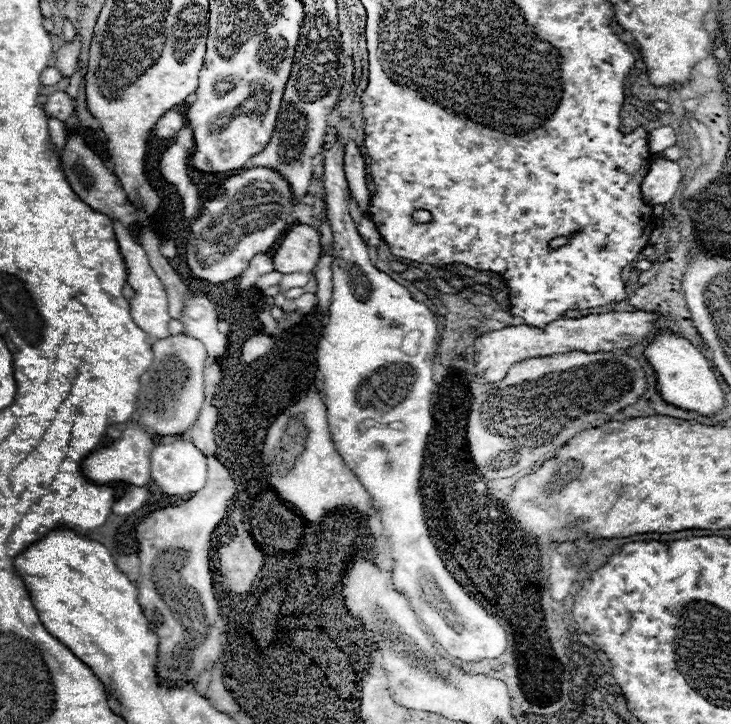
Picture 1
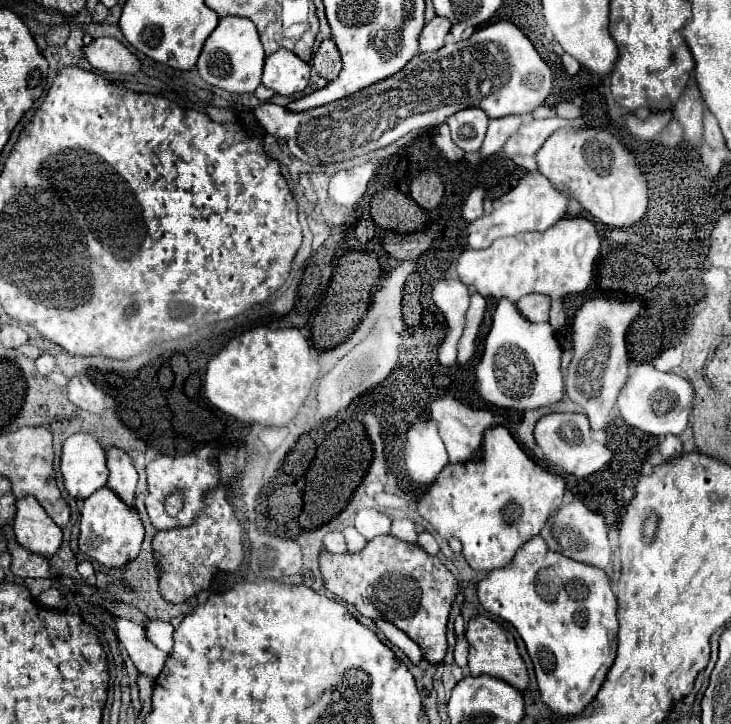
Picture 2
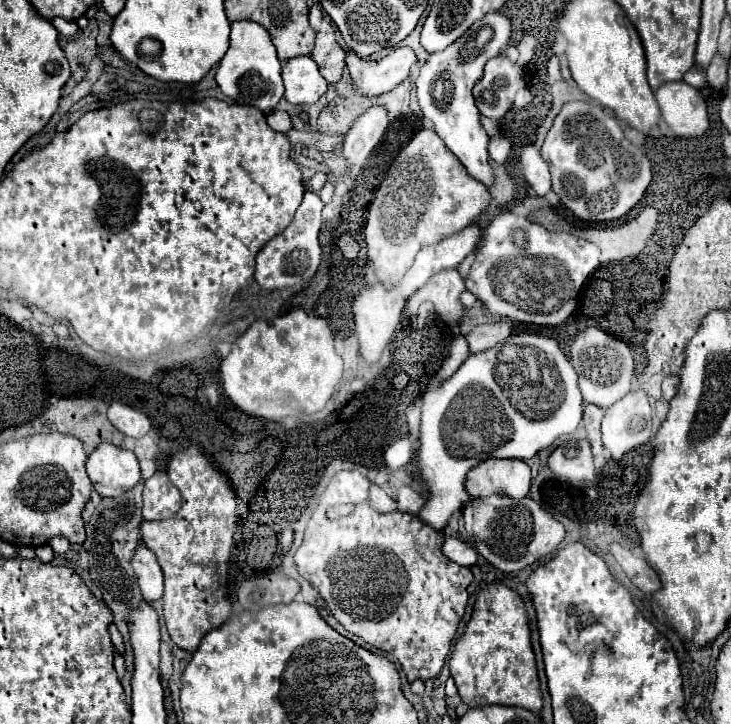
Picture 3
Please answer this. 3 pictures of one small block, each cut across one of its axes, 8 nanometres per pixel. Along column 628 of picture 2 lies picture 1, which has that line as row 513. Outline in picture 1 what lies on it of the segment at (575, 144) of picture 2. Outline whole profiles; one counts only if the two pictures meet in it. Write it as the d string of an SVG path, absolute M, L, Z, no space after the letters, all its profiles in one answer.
M212 456L208 460L208 482L190 500L152 512L138 524L136 538L140 542L140 604L144 606L150 626L160 636L158 662L160 674L172 680L196 680L206 664L218 660L220 632L212 618L220 618L218 602L212 590L208 568L210 536L226 516L236 484L230 472Z

